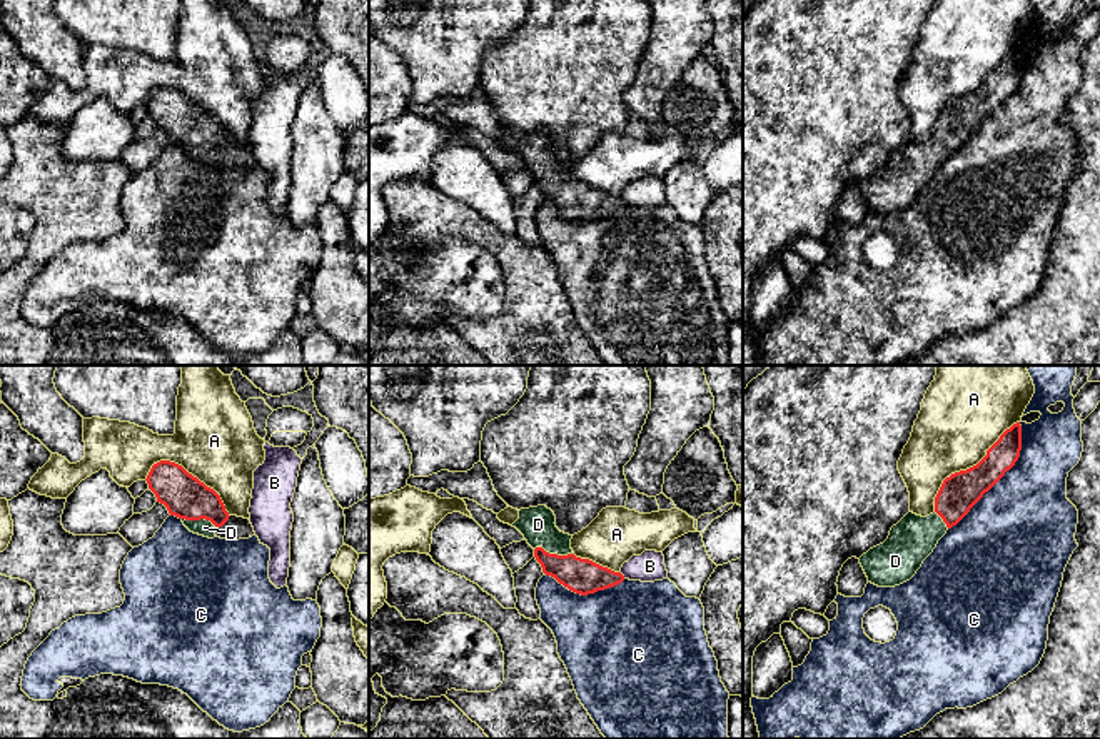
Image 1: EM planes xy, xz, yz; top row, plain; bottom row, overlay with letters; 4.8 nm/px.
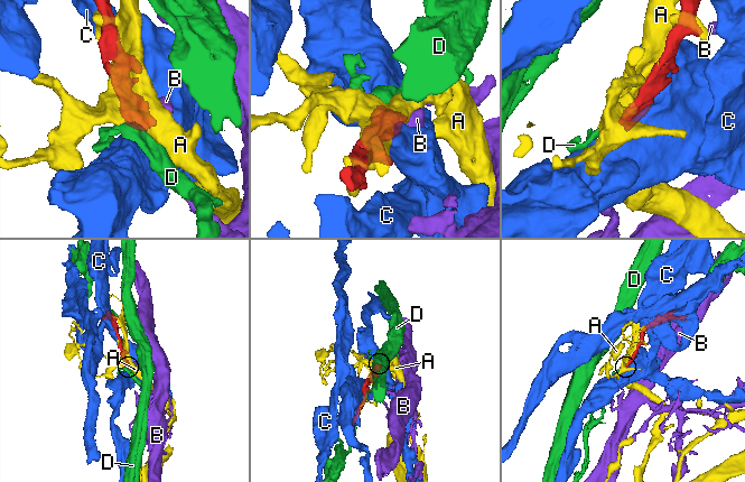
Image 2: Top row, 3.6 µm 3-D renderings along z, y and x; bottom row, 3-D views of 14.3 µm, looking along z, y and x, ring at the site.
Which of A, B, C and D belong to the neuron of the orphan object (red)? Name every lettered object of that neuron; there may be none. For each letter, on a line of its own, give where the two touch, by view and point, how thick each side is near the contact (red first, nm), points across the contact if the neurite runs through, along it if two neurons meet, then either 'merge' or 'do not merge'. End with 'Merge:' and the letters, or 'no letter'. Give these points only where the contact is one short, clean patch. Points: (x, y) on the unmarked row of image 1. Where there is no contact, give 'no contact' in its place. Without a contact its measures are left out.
A: meets red in yz at (967, 95); 190 nm thick on the red side, 400 nm on the other; do not merge
B: meets red in xz at (621, 201); 170 nm thick on the red side, 140 nm on the other; border along xz (620, 197), (625, 204); do not merge
C: meets red in yz at (1000, 104); 190 nm thick on the red side, 460 nm on the other; do not merge
D: meets red in xz at (555, 180); 170 nm thick on the red side, 180 nm on the other; merge
Merge: D

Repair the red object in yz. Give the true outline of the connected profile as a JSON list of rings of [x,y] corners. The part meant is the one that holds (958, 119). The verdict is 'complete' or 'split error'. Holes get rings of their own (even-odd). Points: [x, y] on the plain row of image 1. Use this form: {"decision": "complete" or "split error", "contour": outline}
{"decision": "split error", "contour": [[[1020,48],[1007,55],[1000,65],[986,77],[986,82],[973,93],[946,103],[935,123],[935,138],[921,143],[908,138],[896,152],[891,153],[888,165],[870,175],[860,183],[860,190],[868,209],[878,214],[895,214],[910,207],[921,194],[923,187],[933,178],[938,167],[948,155],[956,152],[970,135],[1010,97],[1020,83],[1022,52]]]}

